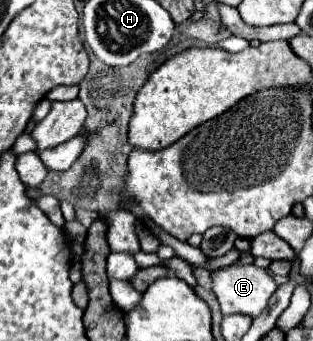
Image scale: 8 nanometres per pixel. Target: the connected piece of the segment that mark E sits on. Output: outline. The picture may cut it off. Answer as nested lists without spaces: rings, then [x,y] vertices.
[[[235,263],[235,265],[231,265],[223,271],[215,271],[211,277],[213,277],[213,293],[217,295],[217,301],[219,301],[219,307],[221,307],[223,315],[243,313],[243,315],[249,315],[251,319],[255,319],[265,311],[271,295],[277,289],[277,283],[269,275],[269,271],[261,269],[261,267],[255,267],[255,265]]]

